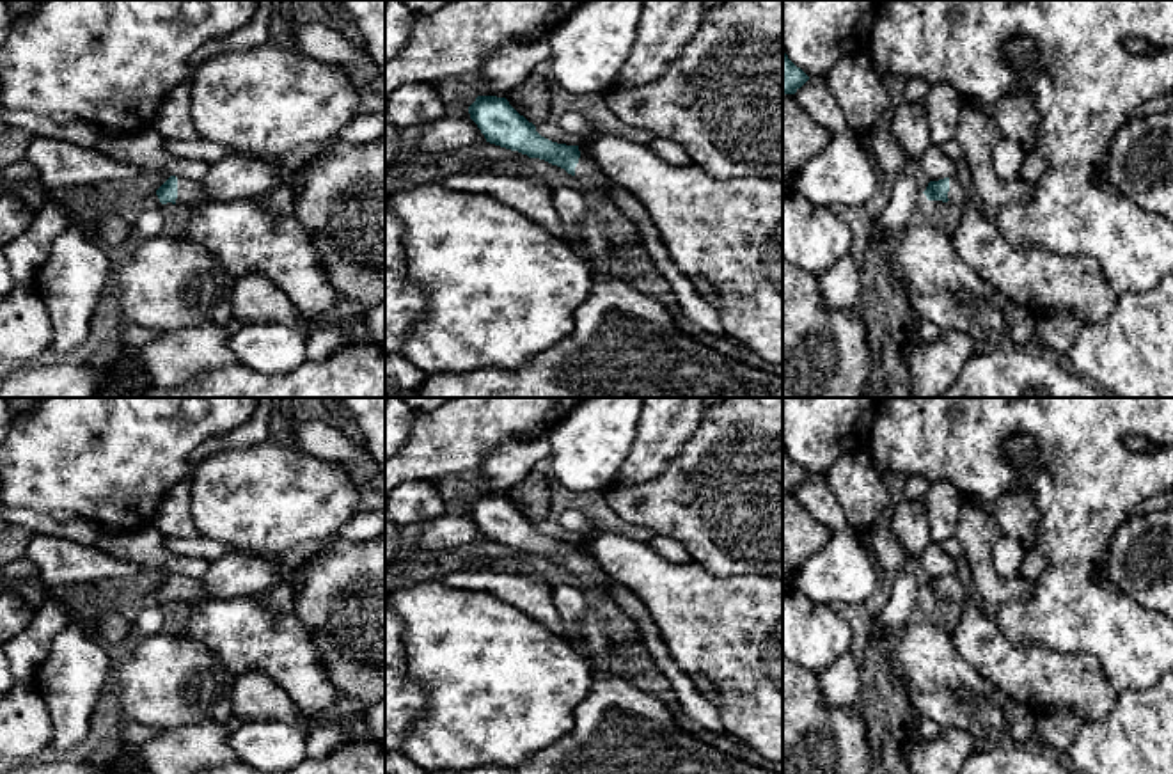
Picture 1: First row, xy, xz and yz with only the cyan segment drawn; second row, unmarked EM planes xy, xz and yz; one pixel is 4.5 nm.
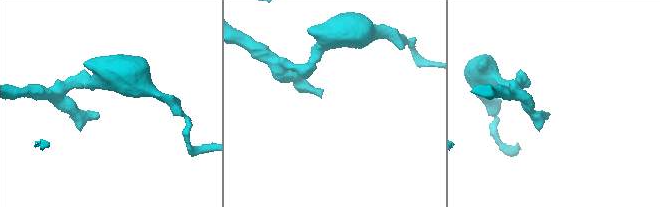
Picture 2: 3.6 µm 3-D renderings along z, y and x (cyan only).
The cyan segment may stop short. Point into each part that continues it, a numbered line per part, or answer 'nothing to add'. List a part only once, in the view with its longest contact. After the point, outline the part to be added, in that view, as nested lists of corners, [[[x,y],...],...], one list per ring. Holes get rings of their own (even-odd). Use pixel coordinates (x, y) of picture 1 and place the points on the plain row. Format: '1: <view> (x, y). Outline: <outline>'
1: xy (247, 634). Outline: [[[177,575],[177,602],[190,607],[185,628],[179,632],[201,643],[232,673],[263,671],[277,682],[300,710],[328,712],[339,699],[339,689],[327,676],[312,643],[312,630],[291,611],[270,607],[256,596],[222,600],[211,596],[201,579]]]

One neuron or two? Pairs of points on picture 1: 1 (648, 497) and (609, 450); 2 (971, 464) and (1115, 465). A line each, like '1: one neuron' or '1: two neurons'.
1: two neurons
2: one neuron

